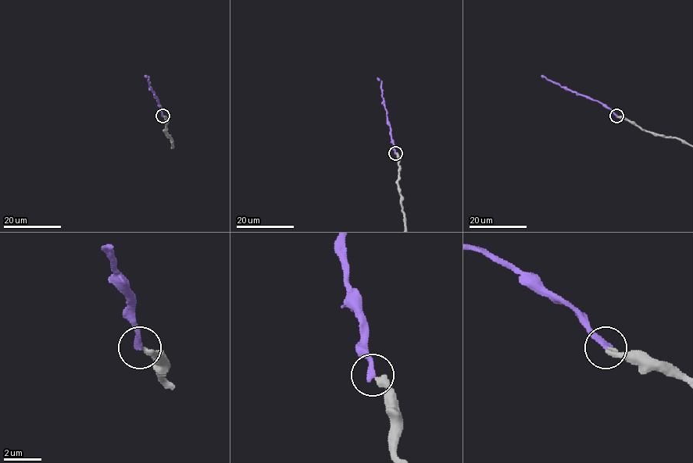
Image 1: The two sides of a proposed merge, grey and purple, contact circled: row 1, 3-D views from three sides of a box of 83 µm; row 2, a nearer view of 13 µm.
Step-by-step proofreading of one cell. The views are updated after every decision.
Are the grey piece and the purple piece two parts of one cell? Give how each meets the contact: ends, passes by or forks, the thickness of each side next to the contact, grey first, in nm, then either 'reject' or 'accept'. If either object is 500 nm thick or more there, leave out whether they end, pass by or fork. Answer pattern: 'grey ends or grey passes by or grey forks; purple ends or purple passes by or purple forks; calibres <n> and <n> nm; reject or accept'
grey ends; purple ends; calibres 320 and 320 nm; reject

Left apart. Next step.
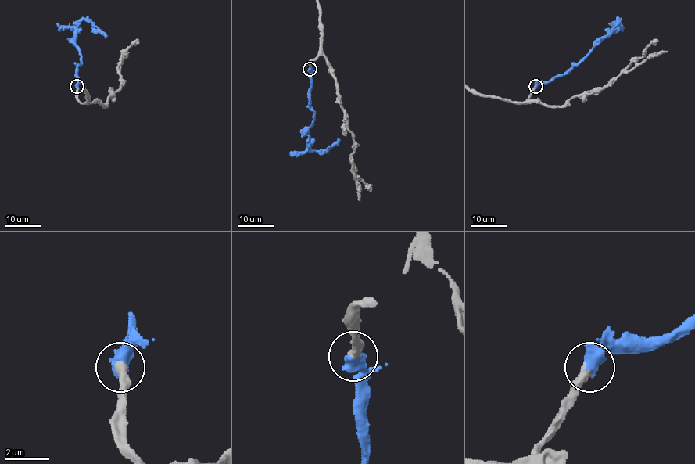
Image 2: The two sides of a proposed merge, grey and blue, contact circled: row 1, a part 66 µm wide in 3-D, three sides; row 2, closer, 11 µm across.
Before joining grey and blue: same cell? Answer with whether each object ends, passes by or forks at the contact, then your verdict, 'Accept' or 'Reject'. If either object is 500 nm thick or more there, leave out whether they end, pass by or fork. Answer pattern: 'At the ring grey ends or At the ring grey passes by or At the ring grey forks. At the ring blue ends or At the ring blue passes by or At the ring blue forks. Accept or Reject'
Accept

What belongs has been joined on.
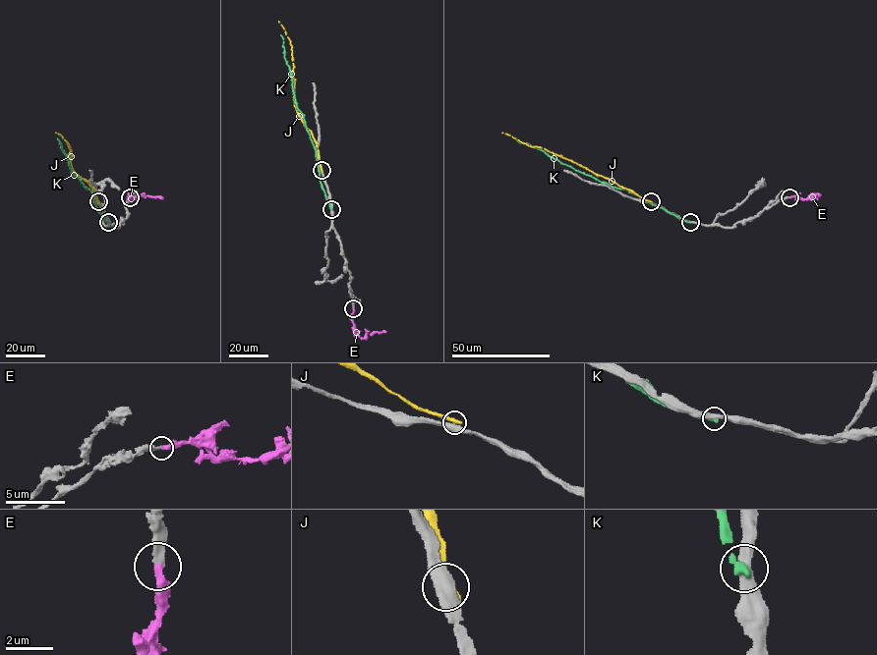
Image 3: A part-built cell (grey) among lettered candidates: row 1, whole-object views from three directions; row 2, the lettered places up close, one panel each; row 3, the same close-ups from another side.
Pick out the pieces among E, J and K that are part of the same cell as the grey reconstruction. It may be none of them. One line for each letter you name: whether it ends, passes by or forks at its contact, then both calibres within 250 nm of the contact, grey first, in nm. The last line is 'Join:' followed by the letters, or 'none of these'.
E: It ends there. Thickness 320 nm (grey) against 360 nm
Join: E

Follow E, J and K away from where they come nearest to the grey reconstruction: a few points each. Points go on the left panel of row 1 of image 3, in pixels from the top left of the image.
E: (130, 197), (143, 194), (163, 198)
J: (97, 201), (93, 190), (72, 170), (69, 144), (55, 133)
K: (108, 222), (96, 208), (92, 192), (71, 171), (57, 138)

